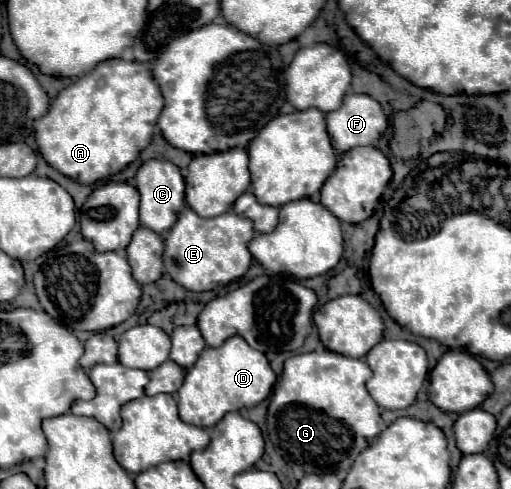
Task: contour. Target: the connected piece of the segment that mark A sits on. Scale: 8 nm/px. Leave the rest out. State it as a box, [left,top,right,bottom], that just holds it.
[33,60,165,184]

